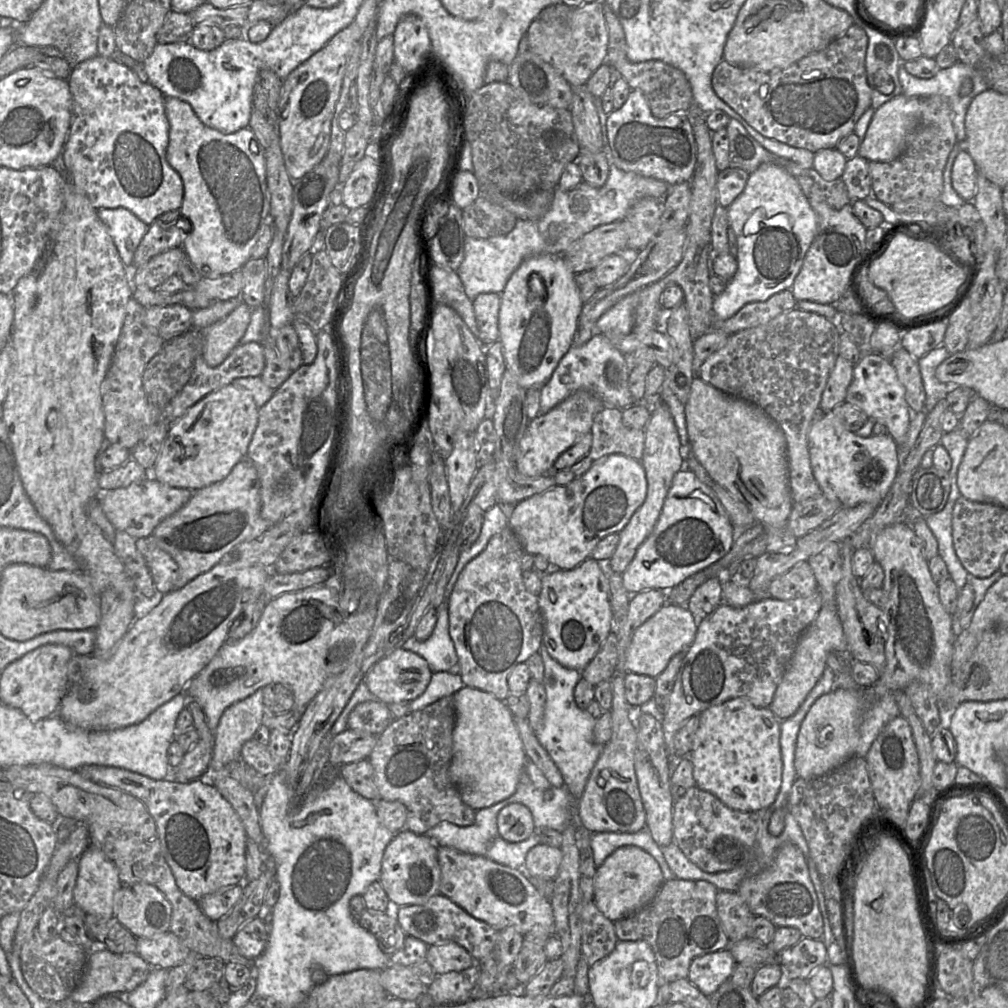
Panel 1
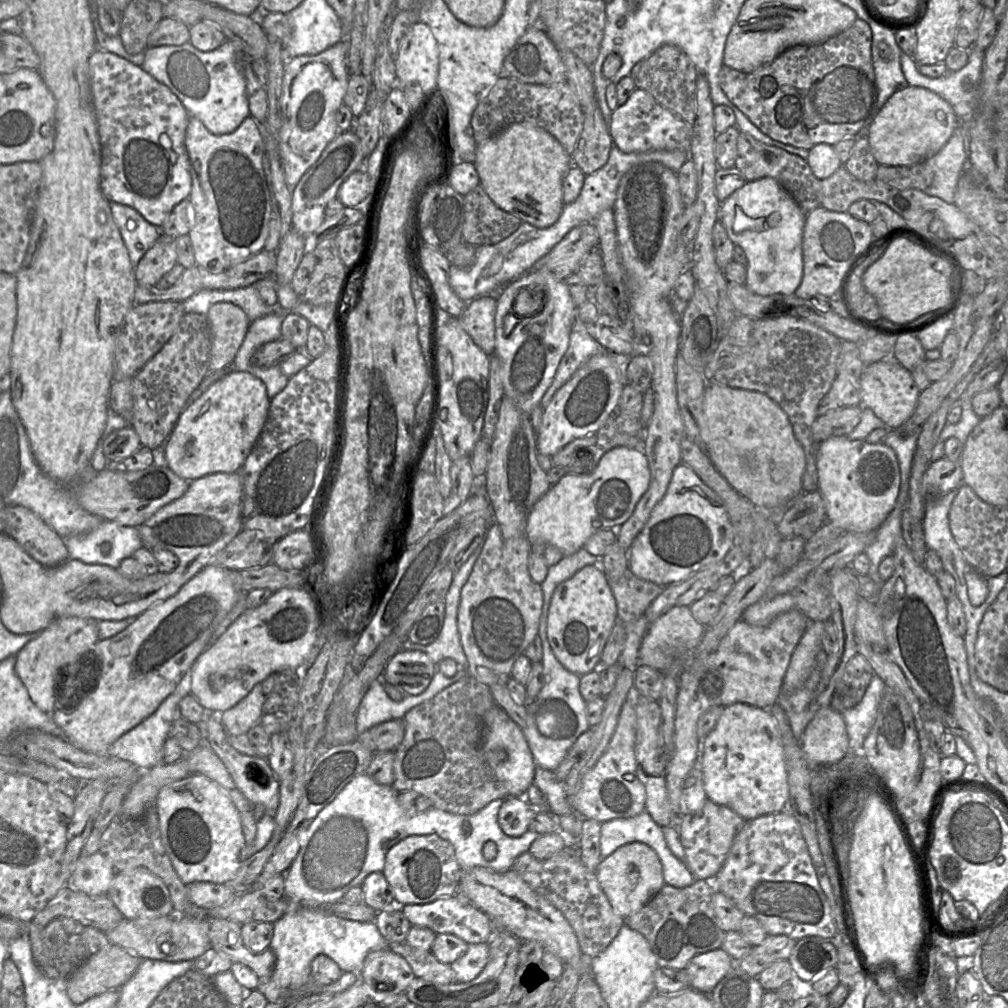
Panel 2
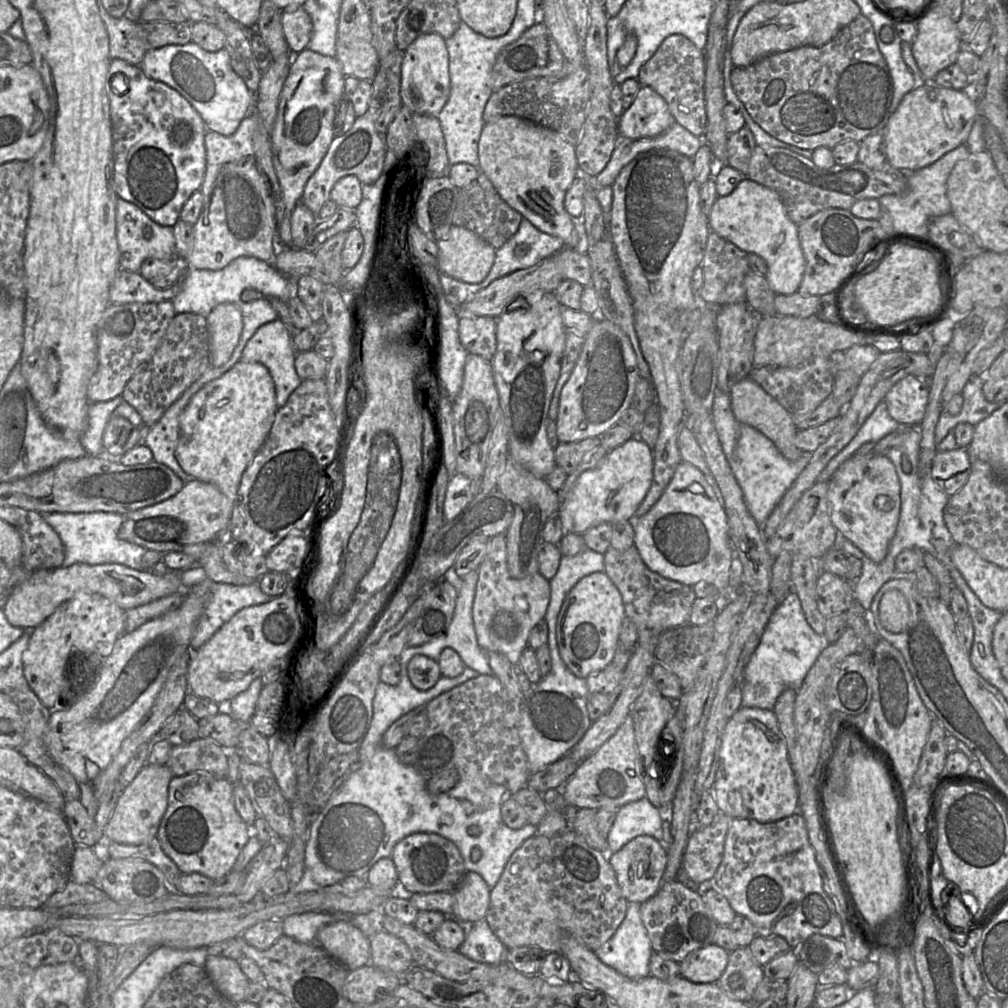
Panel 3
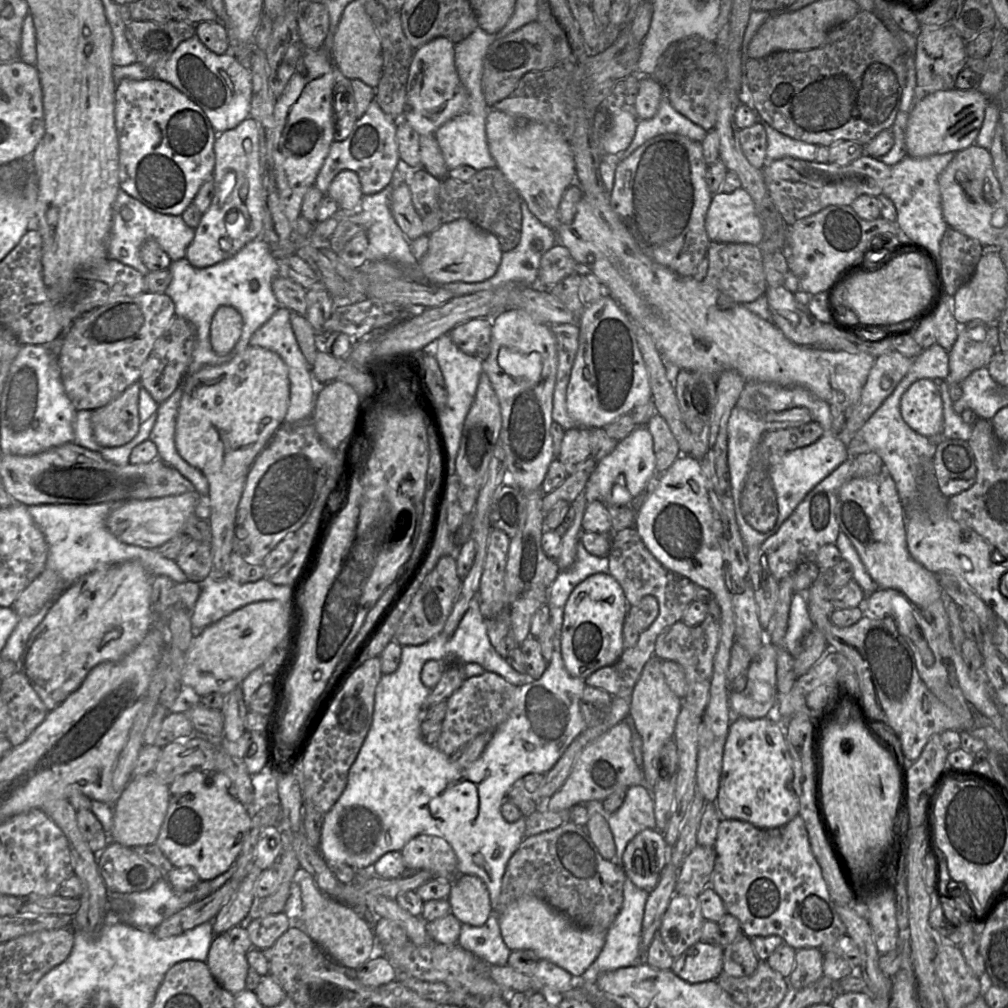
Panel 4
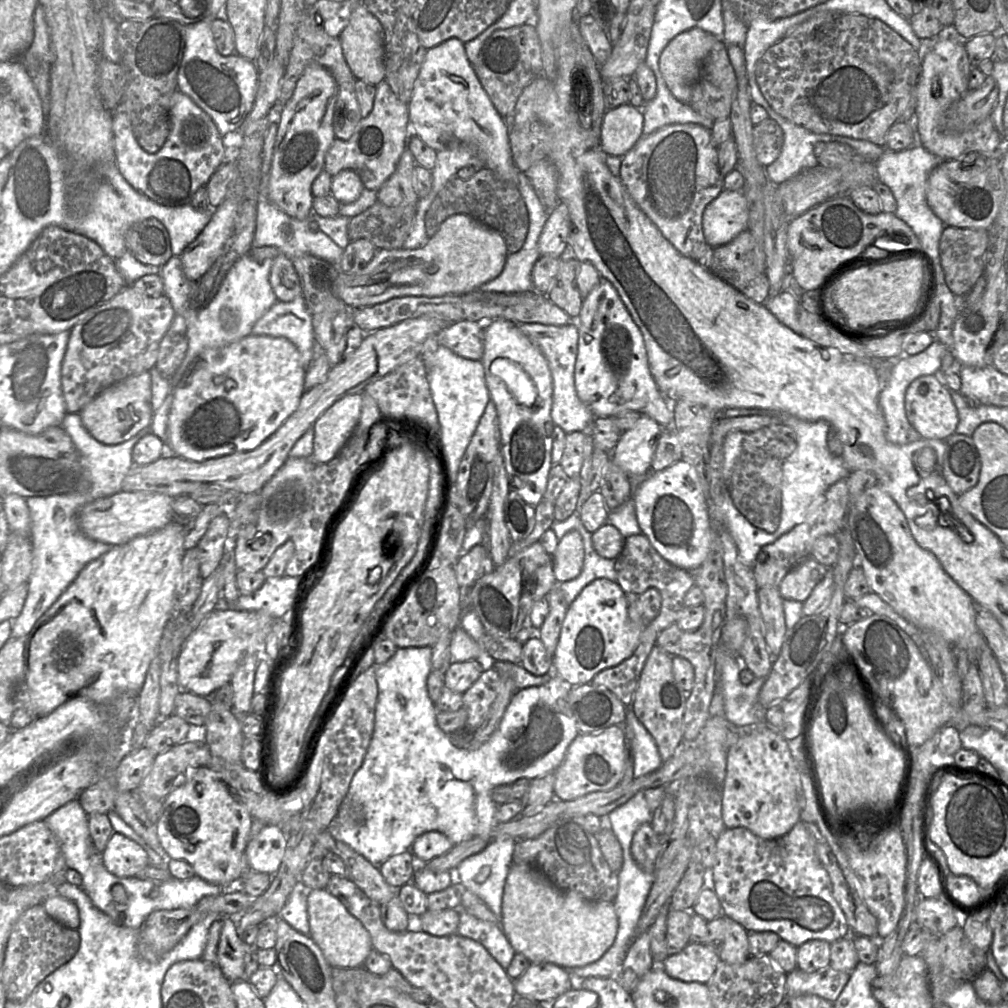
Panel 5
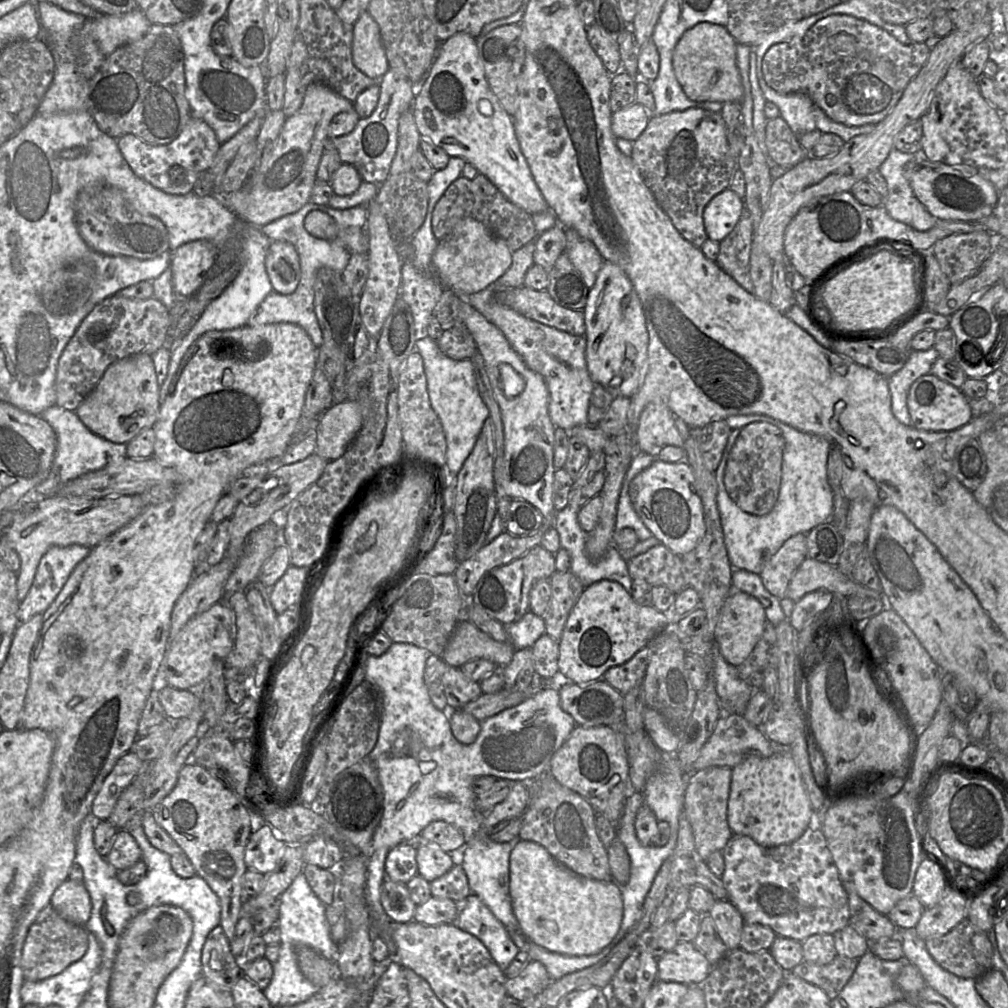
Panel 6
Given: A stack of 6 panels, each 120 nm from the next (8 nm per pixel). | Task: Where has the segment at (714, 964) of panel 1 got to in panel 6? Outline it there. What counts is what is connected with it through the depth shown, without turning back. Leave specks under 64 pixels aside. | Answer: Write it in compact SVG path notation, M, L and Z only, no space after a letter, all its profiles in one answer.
M680 941L669 952L658 958L658 980L678 982L686 985L702 985L708 977L712 965L692 942Z

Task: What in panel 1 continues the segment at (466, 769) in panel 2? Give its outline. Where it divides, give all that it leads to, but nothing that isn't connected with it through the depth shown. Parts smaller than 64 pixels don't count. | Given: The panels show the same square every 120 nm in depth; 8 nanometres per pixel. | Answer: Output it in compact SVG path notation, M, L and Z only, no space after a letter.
M445 696L420 710L394 718L378 736L367 758L374 770L374 782L380 799L404 804L407 808L404 829L417 835L425 835L442 821L469 826L475 820L476 810L463 802L449 775L455 720L452 696Z

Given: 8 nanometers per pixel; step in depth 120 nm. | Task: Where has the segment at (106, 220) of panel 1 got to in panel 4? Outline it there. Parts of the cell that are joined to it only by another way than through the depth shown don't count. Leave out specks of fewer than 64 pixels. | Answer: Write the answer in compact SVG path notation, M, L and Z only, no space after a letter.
M120 189L113 206L107 254L108 257L134 268L145 276L150 271L140 257L140 247L143 242L149 239L155 240L171 261L177 261L185 258L186 249L193 240L194 235L195 229L187 226L182 216L157 213Z

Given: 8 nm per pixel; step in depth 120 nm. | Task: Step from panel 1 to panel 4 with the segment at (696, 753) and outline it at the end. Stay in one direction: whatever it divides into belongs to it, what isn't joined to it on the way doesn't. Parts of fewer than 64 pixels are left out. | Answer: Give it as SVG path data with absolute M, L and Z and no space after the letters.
M732 716L715 800L721 818L745 821L761 829L787 824L799 815L799 799L791 788L792 776L792 759L777 716L759 719Z

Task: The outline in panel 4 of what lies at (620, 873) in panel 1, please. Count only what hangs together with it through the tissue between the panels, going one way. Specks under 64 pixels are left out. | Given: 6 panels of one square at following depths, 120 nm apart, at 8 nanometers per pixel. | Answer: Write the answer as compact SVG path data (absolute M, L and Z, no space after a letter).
M642 830L628 842L622 855L625 876L636 887L652 891L669 862L670 848L658 830Z

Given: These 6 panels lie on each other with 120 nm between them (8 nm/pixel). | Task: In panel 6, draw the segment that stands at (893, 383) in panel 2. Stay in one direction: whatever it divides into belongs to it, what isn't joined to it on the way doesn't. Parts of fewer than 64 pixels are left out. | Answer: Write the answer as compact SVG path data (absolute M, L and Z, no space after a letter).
M933 374L919 377L911 385L907 407L912 426L928 432L948 432L961 428L973 418L968 398L959 388L939 379Z

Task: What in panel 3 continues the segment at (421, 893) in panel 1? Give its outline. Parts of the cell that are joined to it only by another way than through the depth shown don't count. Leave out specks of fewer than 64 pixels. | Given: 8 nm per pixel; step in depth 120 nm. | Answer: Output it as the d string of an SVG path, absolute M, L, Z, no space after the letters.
M417 832L399 841L390 856L395 864L400 891L414 893L453 892L466 873L463 859L455 844L431 832Z

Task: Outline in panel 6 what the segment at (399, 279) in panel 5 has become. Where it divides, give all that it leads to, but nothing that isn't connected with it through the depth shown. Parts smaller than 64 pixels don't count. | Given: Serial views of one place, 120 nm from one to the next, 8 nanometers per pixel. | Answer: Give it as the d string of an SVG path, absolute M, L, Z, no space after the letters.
M466 217L439 241L432 256L432 265L443 287L469 296L494 285L511 266L512 254L505 240L493 234L480 221Z

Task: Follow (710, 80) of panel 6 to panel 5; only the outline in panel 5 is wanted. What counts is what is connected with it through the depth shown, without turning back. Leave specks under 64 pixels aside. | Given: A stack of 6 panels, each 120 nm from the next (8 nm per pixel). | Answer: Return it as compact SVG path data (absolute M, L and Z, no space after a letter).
M694 27L678 34L662 51L659 70L677 100L689 104L702 63L718 41L713 34Z

